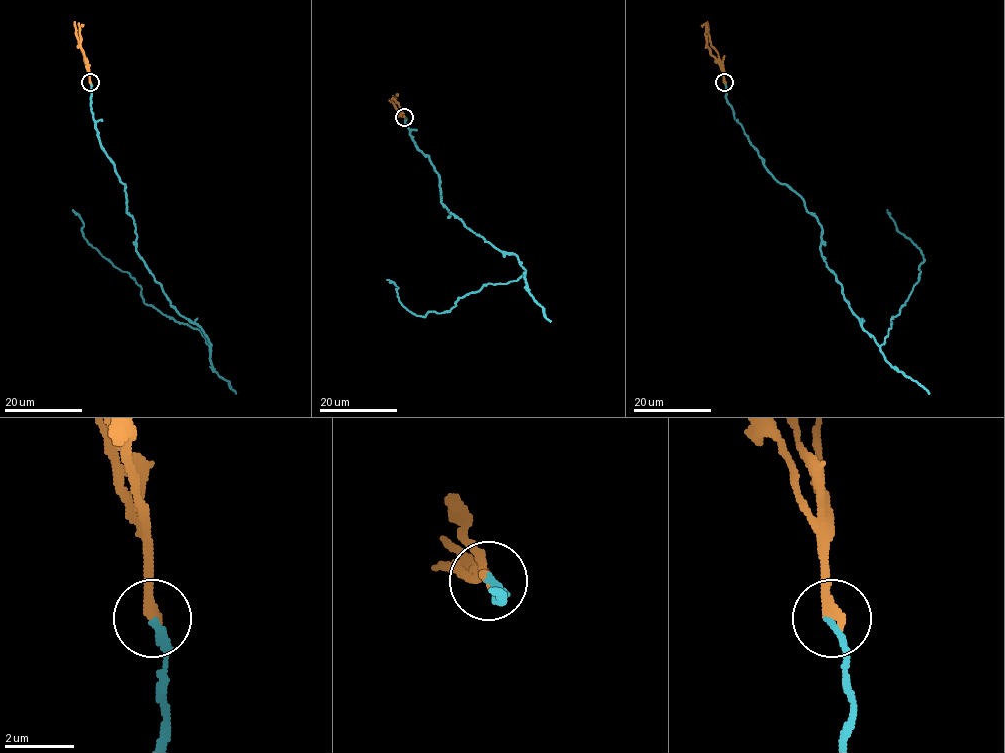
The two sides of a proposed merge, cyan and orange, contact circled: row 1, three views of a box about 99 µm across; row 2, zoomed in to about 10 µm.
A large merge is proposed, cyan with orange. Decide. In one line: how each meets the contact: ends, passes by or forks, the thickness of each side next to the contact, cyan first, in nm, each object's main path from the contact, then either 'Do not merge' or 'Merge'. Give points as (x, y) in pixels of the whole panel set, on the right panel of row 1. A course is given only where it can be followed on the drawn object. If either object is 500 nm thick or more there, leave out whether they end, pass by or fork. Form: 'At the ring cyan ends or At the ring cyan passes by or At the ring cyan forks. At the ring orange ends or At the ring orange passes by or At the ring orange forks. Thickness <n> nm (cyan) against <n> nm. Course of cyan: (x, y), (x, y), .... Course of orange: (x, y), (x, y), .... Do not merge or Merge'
At the ring cyan ends. At the ring orange ends. Thickness 200 nm (cyan) against 320 nm. Course of cyan: (724, 82), (734, 118), (765, 168), (816, 217), (826, 266), (880, 346), (923, 262), (887, 209). Course of orange: (724, 82), (719, 62), (707, 46), (705, 24), (701, 26). Do not merge

